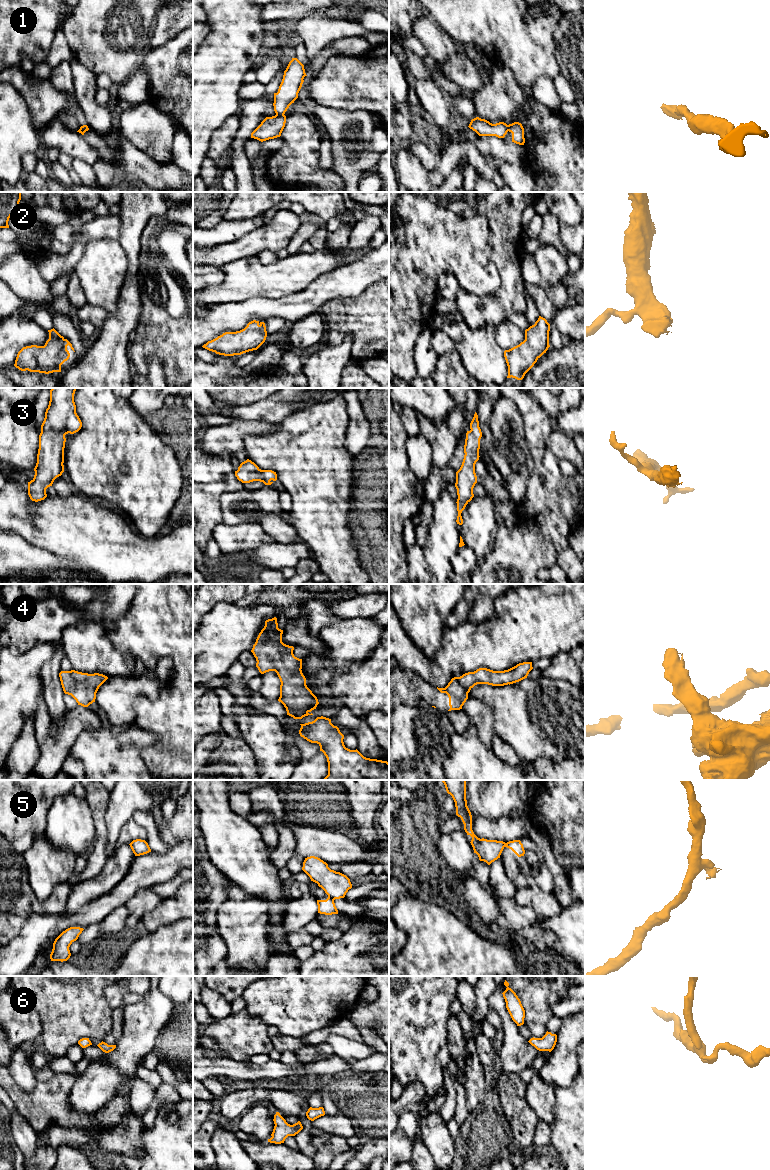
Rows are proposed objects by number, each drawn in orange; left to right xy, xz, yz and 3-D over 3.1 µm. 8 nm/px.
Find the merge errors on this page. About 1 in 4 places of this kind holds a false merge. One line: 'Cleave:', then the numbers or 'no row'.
Cleave: 1, 5

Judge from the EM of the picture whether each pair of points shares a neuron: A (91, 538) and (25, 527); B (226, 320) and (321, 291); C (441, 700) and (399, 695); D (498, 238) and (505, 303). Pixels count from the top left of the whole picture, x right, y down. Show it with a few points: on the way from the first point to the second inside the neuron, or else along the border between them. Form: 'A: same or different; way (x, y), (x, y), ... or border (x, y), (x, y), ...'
A: same; way (75, 533), (41, 533)
B: same; way (250, 310), (297, 306)
C: same; way (431, 696), (409, 695)
D: same; way (505, 254), (505, 260), (508, 263), (508, 287)

